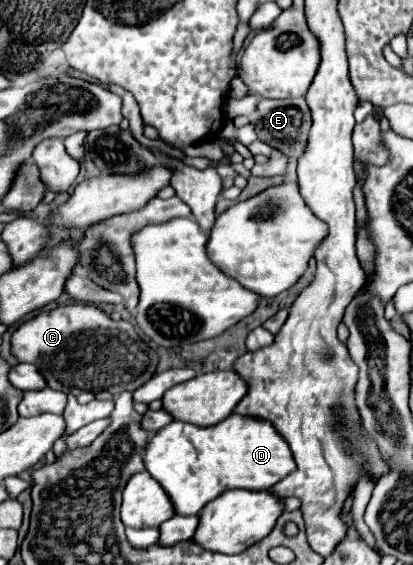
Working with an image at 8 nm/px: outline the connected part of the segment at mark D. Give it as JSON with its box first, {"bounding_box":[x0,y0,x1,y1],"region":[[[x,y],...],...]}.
{"bounding_box":[144,414,296,516],"region":[[[240,414],[208,428],[174,420],[148,440],[144,466],[162,484],[180,516],[196,516],[224,490],[268,490],[296,468],[292,450],[268,420]]]}

